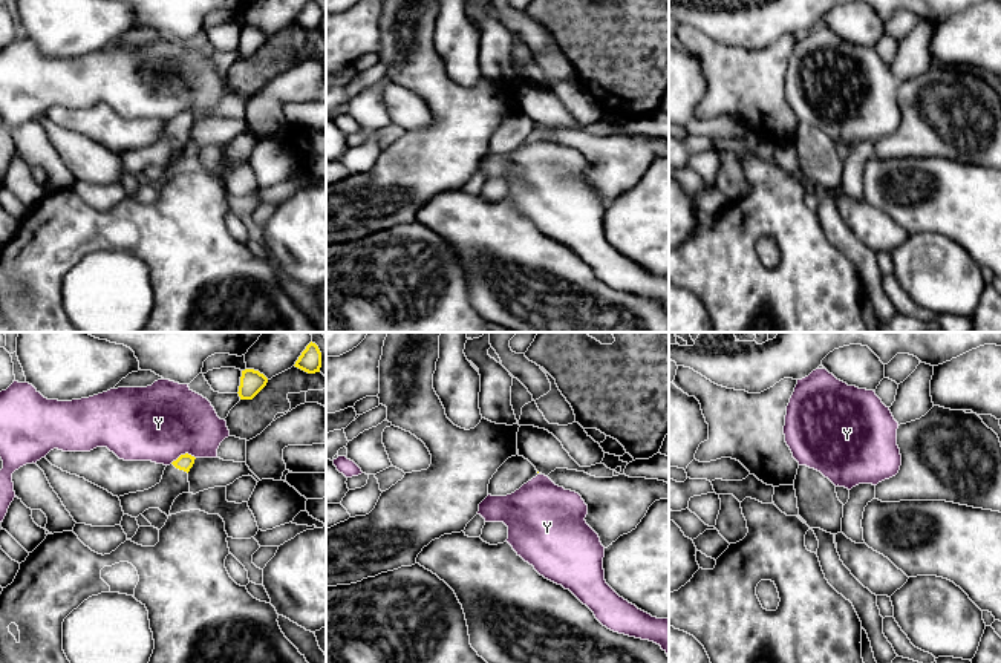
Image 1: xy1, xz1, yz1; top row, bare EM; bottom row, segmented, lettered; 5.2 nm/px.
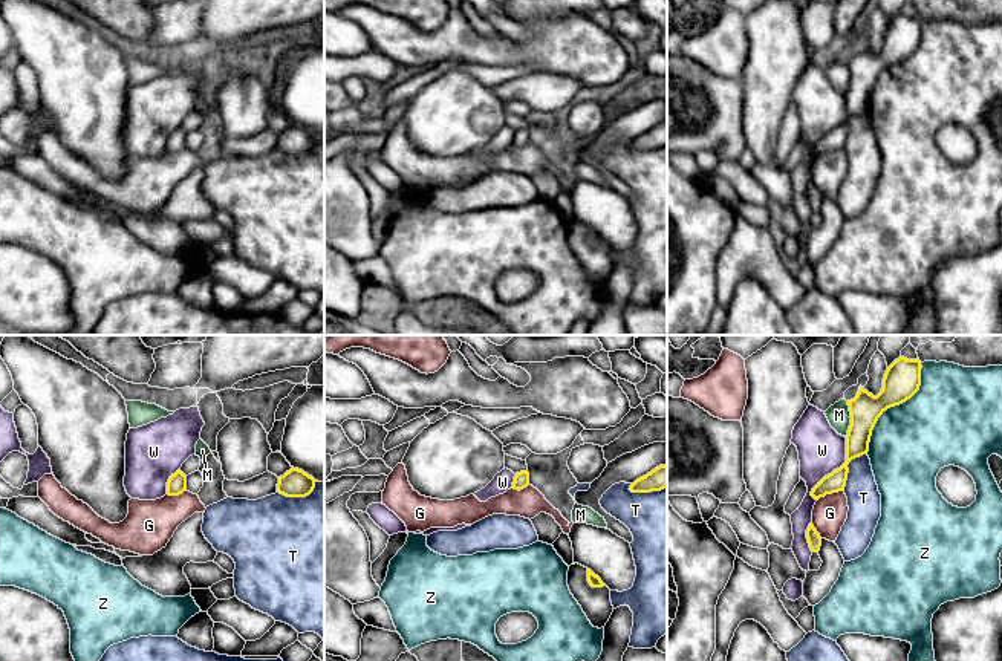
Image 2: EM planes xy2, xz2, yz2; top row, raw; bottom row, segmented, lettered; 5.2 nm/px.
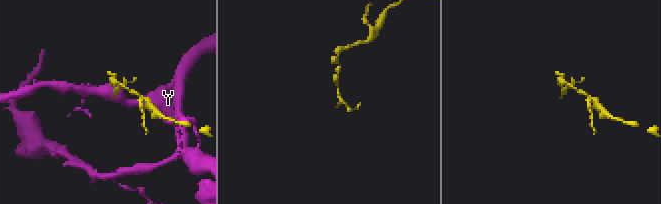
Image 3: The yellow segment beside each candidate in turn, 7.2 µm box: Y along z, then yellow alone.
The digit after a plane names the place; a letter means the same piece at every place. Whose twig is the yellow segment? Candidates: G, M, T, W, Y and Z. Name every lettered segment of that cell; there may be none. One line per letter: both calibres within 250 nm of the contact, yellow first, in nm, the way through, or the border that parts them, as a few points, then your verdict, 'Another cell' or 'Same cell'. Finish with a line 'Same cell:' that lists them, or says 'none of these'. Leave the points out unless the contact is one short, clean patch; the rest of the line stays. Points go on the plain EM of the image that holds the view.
G: Thickness 110 nm (yellow) against 180 nm. Boundary: yz2 (843, 147), (826, 150), (817, 158). Another cell
M: Thickness 160 nm (yellow) against 120 nm. Boundary: yz2 (848, 58), (849, 86), (845, 94). Another cell
T: Thickness 150 nm (yellow) against 500 nm. Another cell
W: Thickness 130 nm (yellow) against 240 nm. Another cell
Y: Thickness 80 nm (yellow) against 400 nm. Another cell
Z: Thickness 190 nm (yellow) against 420 nm. Another cell
Same cell: none of these

